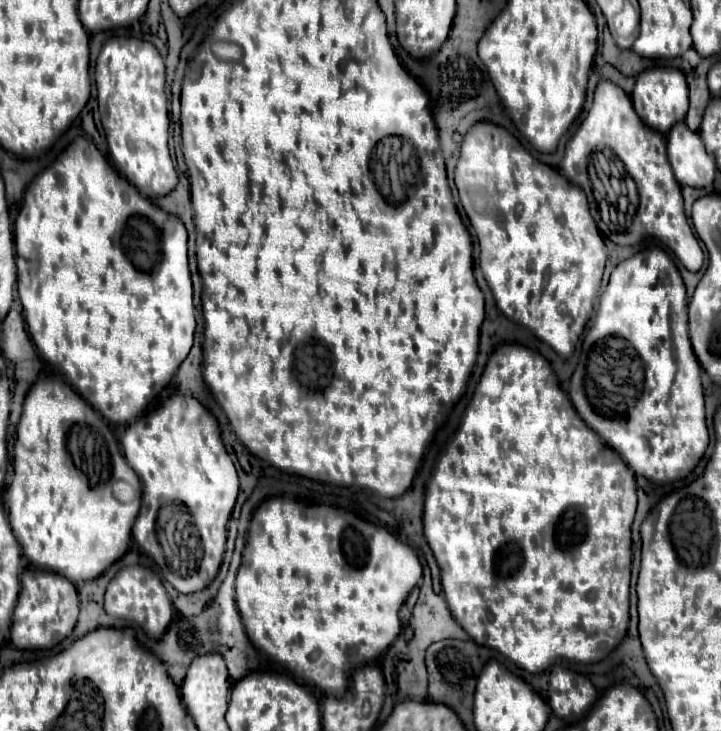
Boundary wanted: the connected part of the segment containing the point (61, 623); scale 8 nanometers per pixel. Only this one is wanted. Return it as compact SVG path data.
M28 568L22 574L22 588L12 620L12 644L20 650L52 648L74 630L78 620L78 594L70 580L54 572Z

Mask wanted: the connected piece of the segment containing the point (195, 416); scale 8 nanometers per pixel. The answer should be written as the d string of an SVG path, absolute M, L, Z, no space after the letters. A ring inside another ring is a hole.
M172 396L152 414L144 416L144 420L130 424L120 444L126 462L140 476L140 482L144 486L142 508L132 528L136 544L158 564L158 568L162 568L164 578L178 592L192 594L204 590L216 578L222 564L226 550L226 524L238 496L238 474L222 442L216 418L196 398ZM164 504L176 506L176 518L170 520L170 528L162 530L158 526L157 514ZM154 528L158 540L154 540ZM168 534L176 538L168 538ZM200 543L204 555L194 576L182 578L166 572L164 556L168 558L168 564L190 564L190 558L198 558L198 550L202 552Z

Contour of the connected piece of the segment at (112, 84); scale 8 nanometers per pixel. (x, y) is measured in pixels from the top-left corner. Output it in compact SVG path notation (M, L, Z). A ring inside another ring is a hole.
M110 38L104 44L96 62L96 88L100 118L108 140L108 156L114 162L118 174L130 180L130 184L134 184L134 188L138 188L138 192L142 192L150 200L170 194L178 184L178 172L172 164L168 150L170 118L164 84L166 84L164 60L150 42L142 42L138 38Z

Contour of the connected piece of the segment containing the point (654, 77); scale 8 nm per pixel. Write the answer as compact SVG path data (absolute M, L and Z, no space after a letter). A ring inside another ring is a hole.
M672 68L644 70L636 78L636 86L632 92L632 104L634 104L636 114L648 128L654 128L656 132L662 132L662 134L670 132L670 128L678 120L684 120L686 112L688 112L688 86L686 86L684 74L680 70L672 70Z

